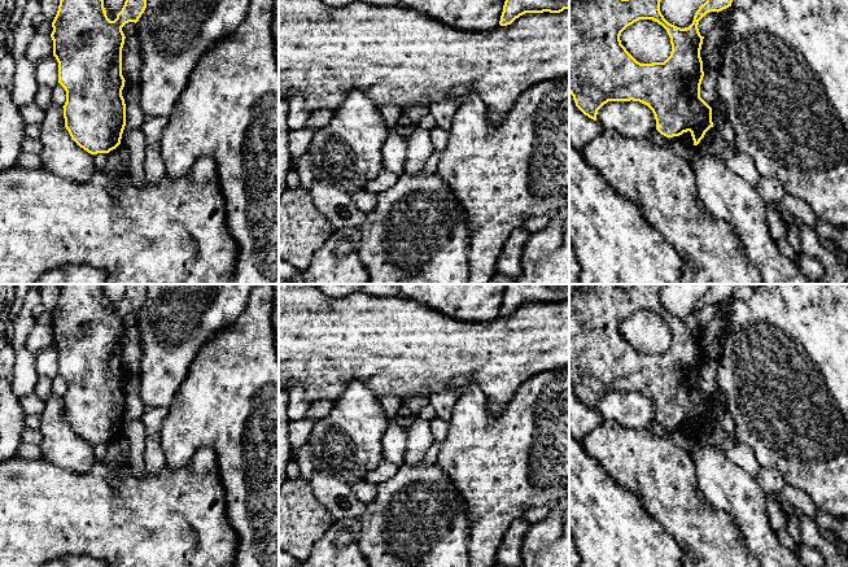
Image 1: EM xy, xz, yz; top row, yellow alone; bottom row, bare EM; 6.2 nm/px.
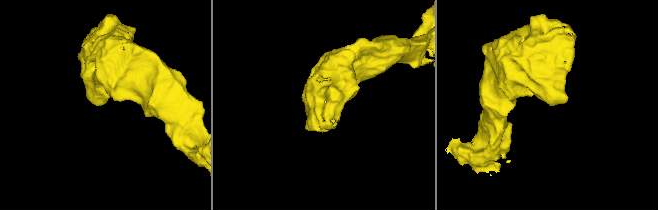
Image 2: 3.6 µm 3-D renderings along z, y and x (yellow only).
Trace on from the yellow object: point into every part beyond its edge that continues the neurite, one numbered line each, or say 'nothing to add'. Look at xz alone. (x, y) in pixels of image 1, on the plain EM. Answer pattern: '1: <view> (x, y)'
nothing to add

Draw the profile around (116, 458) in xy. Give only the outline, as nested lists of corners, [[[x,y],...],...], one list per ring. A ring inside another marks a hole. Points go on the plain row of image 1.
[[[115,440],[108,444],[106,454],[101,461],[110,468],[114,476],[118,476],[123,468],[130,464],[128,453],[124,452]]]

